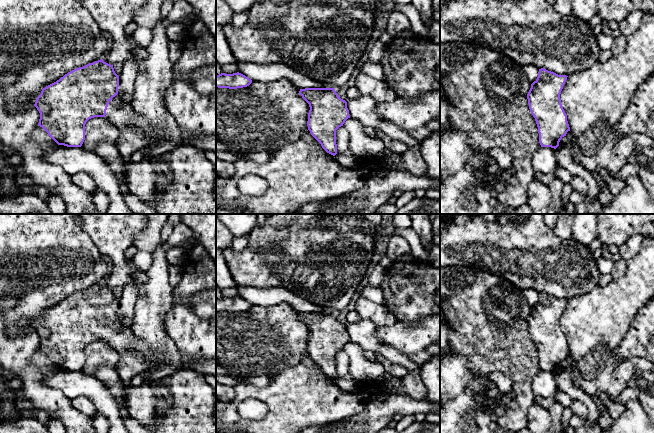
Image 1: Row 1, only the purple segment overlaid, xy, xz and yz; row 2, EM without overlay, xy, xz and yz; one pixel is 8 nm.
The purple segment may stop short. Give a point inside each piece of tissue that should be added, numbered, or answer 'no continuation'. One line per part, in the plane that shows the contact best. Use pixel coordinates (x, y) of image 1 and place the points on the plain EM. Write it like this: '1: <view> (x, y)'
1: xy (121, 338)

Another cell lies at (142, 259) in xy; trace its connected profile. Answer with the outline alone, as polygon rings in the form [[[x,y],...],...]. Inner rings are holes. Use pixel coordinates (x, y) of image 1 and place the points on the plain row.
[[[137,249],[132,260],[140,271],[146,272],[152,264],[153,257],[152,253]]]

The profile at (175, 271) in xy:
[[[170,264],[168,269],[169,284],[172,288],[176,287],[182,280],[183,269],[181,265]]]

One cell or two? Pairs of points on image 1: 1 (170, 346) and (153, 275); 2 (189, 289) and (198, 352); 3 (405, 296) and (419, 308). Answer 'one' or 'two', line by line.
1: one
2: one
3: one

